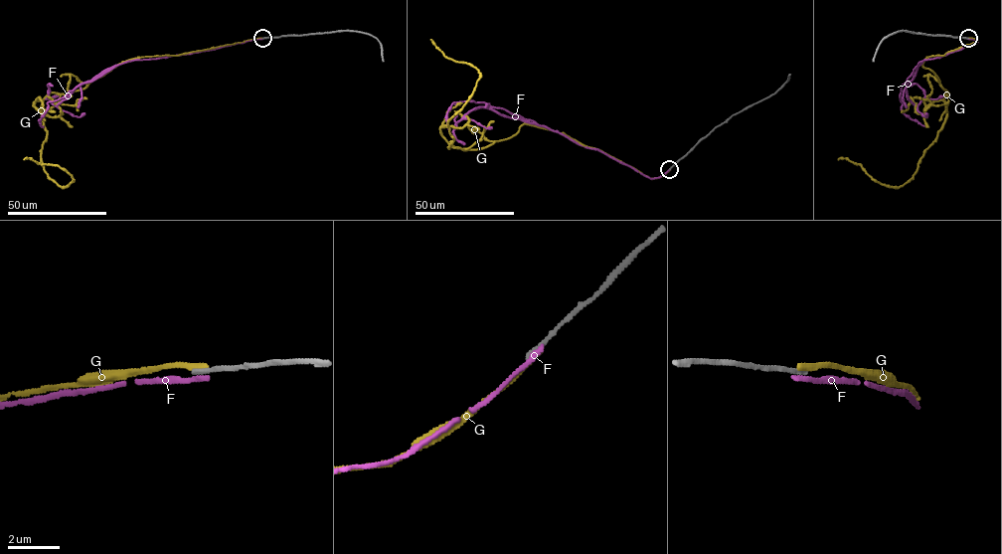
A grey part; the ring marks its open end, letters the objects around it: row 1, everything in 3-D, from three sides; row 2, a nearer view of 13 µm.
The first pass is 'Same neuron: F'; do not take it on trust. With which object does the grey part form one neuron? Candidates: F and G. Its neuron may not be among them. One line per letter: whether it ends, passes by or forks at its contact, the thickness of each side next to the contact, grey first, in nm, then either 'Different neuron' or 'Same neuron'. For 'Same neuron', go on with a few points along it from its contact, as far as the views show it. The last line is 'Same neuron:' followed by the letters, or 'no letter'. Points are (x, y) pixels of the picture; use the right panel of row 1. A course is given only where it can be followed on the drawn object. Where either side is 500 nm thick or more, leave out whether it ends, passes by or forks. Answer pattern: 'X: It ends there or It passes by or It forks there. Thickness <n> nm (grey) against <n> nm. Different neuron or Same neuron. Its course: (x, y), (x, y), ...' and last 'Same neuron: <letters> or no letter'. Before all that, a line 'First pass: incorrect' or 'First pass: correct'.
First pass: incorrect
F: It ends there. Thickness 190 nm (grey) against 190 nm. Different neuron
G: It ends there. Thickness 190 nm (grey) against 200 nm. Different neuron
Same neuron: no letter

